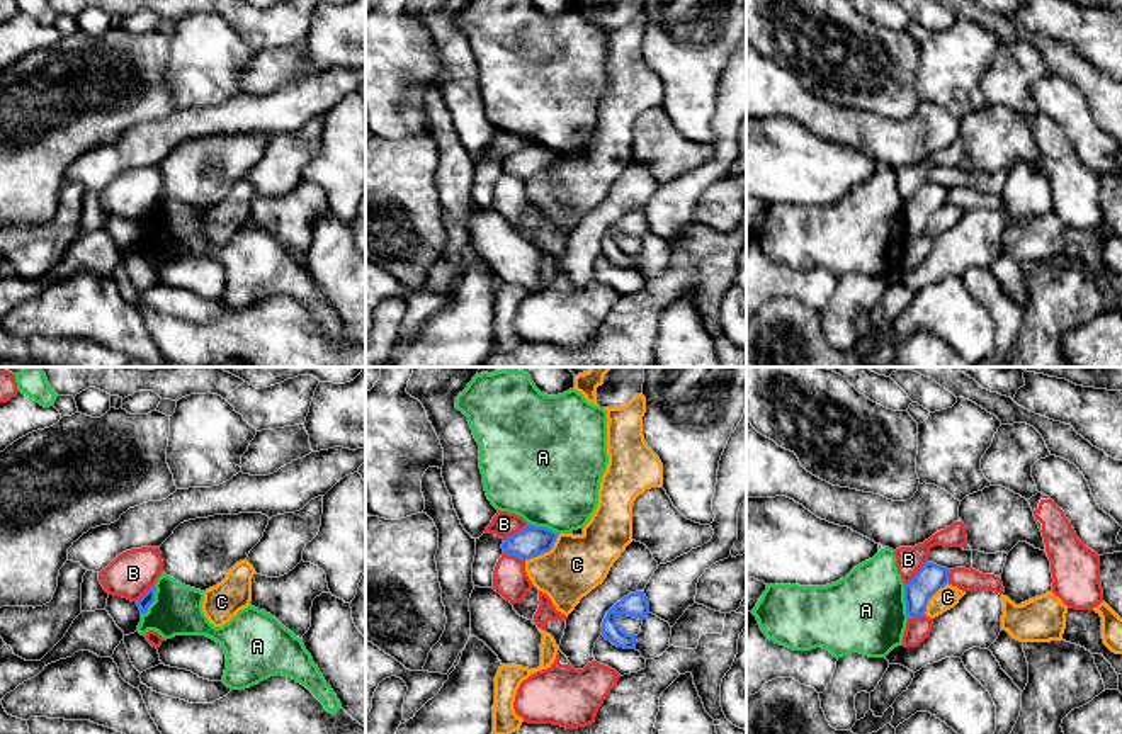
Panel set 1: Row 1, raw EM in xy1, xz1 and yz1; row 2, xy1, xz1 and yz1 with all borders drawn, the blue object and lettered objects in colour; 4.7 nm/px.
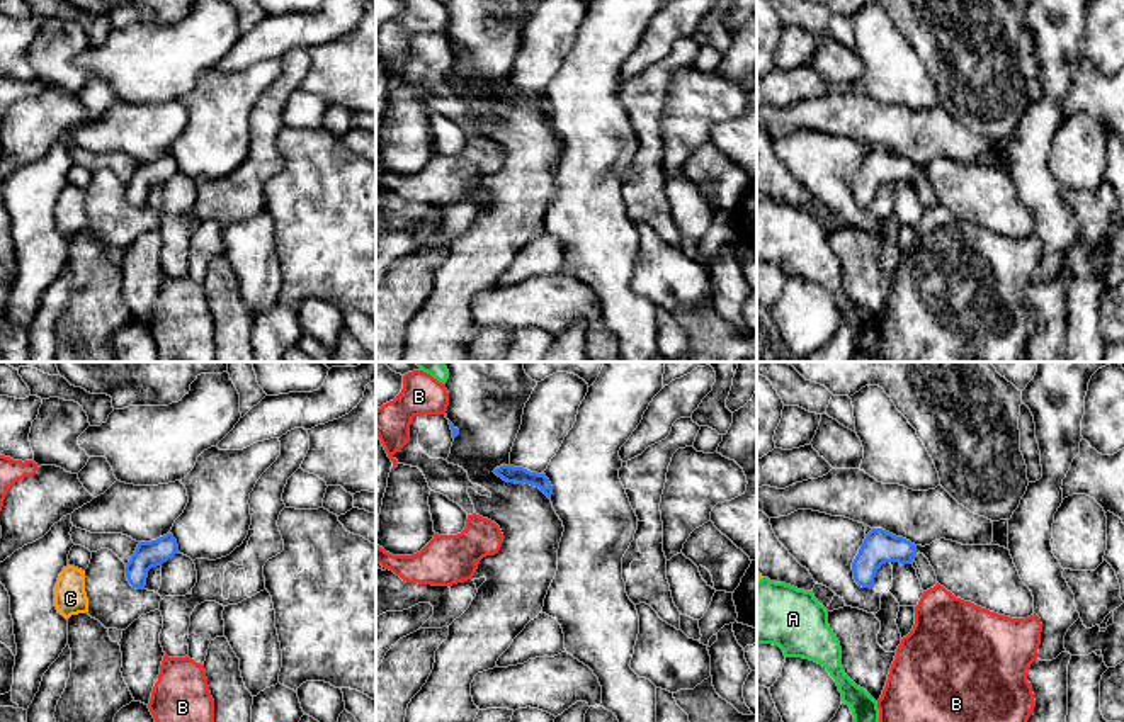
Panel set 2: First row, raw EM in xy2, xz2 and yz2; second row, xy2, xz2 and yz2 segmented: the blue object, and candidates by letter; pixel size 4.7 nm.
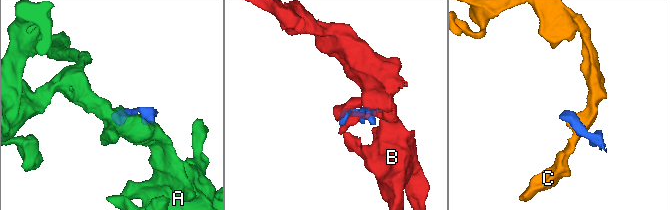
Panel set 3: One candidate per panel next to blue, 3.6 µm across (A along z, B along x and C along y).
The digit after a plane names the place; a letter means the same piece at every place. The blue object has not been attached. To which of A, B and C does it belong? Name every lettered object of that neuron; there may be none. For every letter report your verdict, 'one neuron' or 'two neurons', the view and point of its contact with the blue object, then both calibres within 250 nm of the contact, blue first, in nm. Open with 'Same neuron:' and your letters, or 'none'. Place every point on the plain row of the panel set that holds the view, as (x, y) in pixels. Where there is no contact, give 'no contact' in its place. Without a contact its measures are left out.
Same neuron: none
A: two neurons | xz1 (543, 146) | 150/480 nm
B: two neurons | yz1 (917, 192) | 140/130 nm
C: two neurons | xz1 (544, 170) | 150/280 nm

